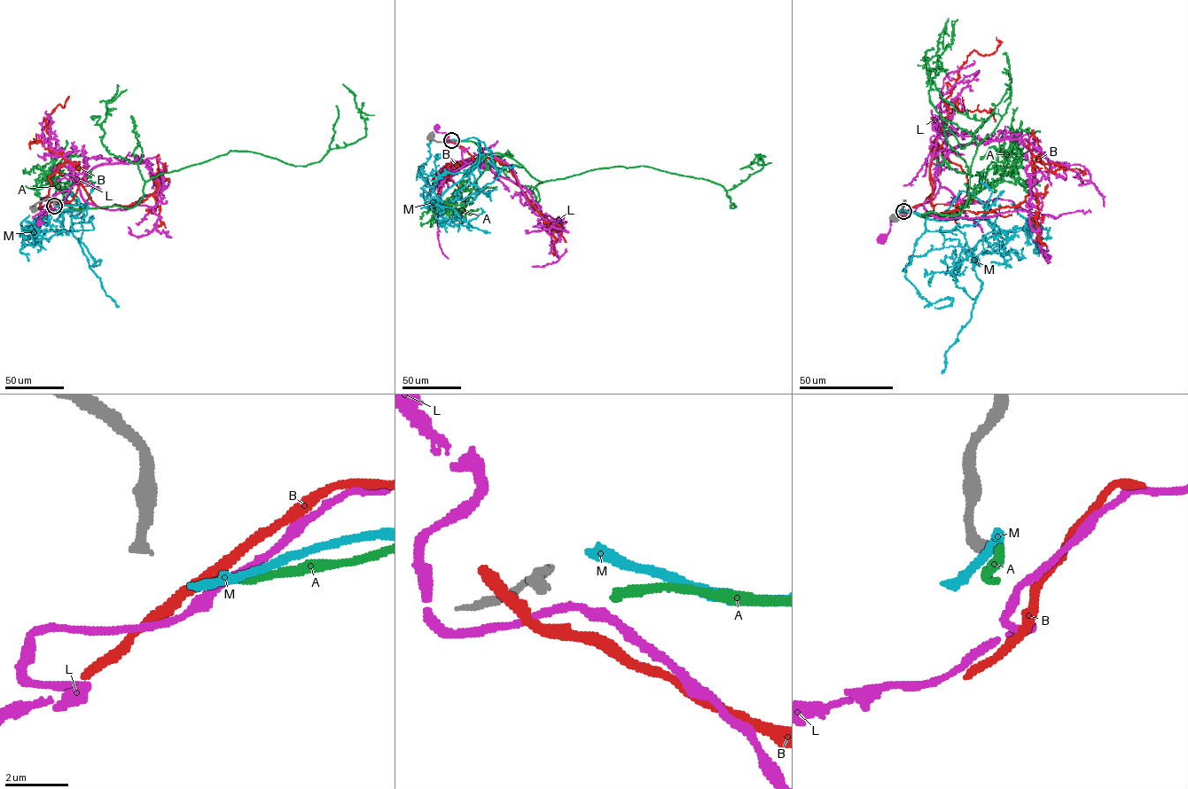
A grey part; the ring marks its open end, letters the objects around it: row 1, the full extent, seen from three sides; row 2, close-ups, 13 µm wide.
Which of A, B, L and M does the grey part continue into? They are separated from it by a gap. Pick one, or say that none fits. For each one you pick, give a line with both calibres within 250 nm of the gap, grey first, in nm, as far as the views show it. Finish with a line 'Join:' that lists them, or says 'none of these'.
A: 380/240 nm
Join: A

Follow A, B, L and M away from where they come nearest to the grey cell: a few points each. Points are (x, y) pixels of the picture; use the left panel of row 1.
A: (56, 206), (132, 207), (152, 177), (230, 151), (295, 166), (320, 161), (366, 135), (342, 84)
B: (55, 207), (71, 200), (81, 183), (102, 207), (144, 200), (156, 190), (154, 175), (159, 177), (155, 183)
L: (56, 207), (50, 207), (51, 210), (41, 217), (39, 222)
M: (55, 207), (83, 207), (81, 210), (86, 211), (84, 217), (71, 218), (73, 235), (105, 294), (119, 306)

